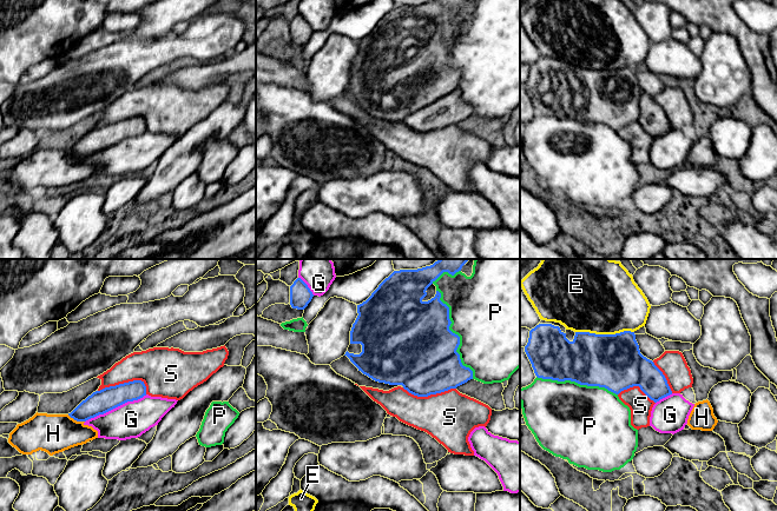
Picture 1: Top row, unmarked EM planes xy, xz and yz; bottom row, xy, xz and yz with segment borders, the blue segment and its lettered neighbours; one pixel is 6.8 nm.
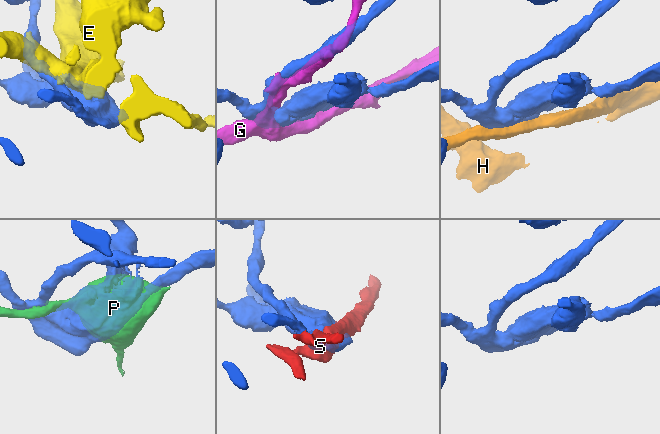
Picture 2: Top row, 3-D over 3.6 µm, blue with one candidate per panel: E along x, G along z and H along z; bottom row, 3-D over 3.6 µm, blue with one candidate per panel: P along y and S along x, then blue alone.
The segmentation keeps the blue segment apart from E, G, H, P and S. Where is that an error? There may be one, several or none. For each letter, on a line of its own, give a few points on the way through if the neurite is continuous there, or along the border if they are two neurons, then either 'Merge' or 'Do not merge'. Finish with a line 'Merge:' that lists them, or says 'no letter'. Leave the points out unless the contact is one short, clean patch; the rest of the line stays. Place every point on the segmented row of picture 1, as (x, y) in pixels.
E: Do not merge
G: Do not merge
H: Do not merge
P: Do not merge
S: Merge
Merge: S

